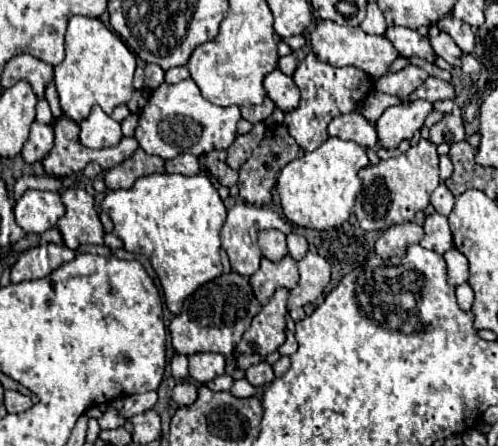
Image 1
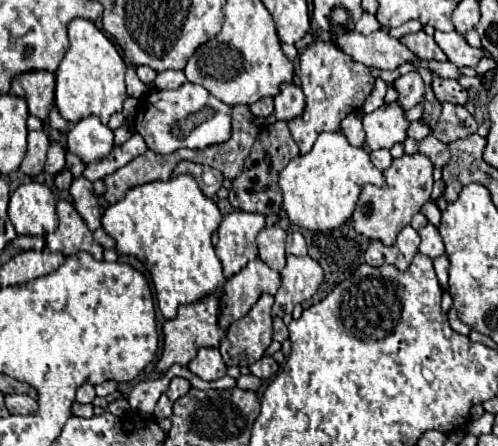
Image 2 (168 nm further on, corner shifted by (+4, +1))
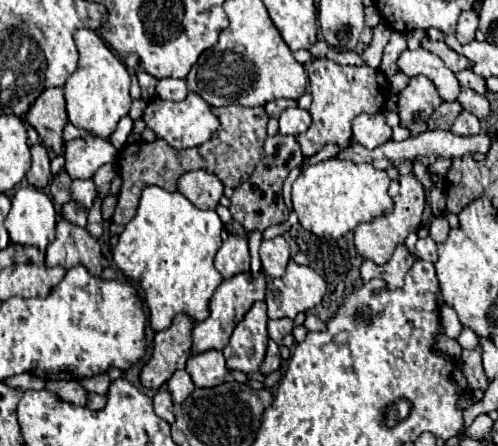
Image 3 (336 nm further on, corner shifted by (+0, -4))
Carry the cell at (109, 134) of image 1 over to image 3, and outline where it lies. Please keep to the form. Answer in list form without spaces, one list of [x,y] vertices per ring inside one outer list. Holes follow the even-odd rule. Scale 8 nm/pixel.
[[[88,136],[76,138],[66,144],[66,172],[72,178],[92,178],[102,164],[116,162],[118,150],[104,138]]]

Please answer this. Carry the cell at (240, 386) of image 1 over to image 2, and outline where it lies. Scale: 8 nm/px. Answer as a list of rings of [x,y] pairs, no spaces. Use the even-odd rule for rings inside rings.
[[[240,375],[240,379],[238,379],[238,387],[240,387],[240,389],[256,391],[260,385],[262,385],[262,379],[258,379],[258,377],[254,377],[254,375]]]

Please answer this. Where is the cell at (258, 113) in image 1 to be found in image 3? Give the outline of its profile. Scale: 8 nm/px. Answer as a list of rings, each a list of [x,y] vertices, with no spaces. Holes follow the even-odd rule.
[[[272,100],[272,102],[268,102],[266,106],[264,106],[264,110],[266,110],[266,114],[270,116],[270,118],[280,118],[280,114],[290,106],[290,104],[294,104],[294,100]]]

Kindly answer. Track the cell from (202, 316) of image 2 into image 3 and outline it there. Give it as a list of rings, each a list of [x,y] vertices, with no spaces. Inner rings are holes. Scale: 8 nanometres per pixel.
[[[176,314],[172,326],[156,334],[154,354],[140,374],[146,388],[164,386],[176,370],[186,368],[186,362],[192,356],[194,326],[196,324],[188,314]]]

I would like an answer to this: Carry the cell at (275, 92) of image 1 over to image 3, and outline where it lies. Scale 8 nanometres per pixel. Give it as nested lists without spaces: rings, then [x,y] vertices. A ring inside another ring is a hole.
[[[296,106],[296,108],[286,108],[278,122],[280,122],[280,134],[296,136],[296,134],[302,134],[308,130],[312,118],[310,118],[308,110]]]

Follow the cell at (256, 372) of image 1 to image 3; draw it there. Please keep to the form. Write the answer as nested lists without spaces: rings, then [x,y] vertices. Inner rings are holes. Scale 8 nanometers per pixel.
[[[270,340],[268,342],[268,352],[266,352],[266,358],[264,358],[264,362],[262,362],[262,366],[260,366],[260,372],[264,374],[264,376],[268,376],[268,374],[272,374],[272,372],[276,372],[278,368],[280,368],[280,352],[278,352],[278,344],[274,342],[274,340]]]

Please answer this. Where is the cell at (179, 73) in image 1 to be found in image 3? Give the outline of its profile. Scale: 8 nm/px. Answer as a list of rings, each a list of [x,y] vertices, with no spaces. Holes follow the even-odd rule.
[[[162,78],[158,80],[158,86],[156,86],[156,94],[164,100],[184,100],[186,94],[188,94],[188,86],[186,86],[186,80],[180,80],[180,78]]]

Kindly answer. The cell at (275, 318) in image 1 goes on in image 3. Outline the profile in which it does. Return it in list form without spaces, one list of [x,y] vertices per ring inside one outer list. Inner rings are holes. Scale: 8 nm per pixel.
[[[256,302],[244,320],[234,328],[228,344],[222,350],[230,370],[256,372],[268,348],[268,314],[266,302]]]

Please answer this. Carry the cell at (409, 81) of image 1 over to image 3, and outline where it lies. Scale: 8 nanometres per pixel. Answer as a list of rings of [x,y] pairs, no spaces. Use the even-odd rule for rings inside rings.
[[[414,76],[400,96],[400,124],[410,128],[412,134],[426,130],[426,120],[444,102],[436,86],[426,76]]]

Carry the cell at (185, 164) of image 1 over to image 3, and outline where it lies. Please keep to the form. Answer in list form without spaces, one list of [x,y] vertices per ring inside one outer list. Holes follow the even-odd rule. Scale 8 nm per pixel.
[[[192,170],[178,178],[178,190],[198,208],[216,208],[222,194],[224,184],[220,178],[212,172],[204,170]]]

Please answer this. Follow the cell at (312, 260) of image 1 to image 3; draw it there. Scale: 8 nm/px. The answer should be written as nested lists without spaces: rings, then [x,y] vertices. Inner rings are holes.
[[[288,262],[286,274],[268,282],[266,304],[268,316],[274,318],[296,318],[296,314],[306,312],[322,302],[326,294],[324,278],[310,266],[300,266]]]

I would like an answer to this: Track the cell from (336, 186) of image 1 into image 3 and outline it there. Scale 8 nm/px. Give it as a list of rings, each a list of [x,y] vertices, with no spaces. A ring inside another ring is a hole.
[[[328,158],[308,166],[292,184],[294,212],[304,230],[322,238],[342,238],[360,222],[368,222],[390,212],[392,198],[388,196],[390,178],[384,170],[372,164],[356,164],[348,158]]]

